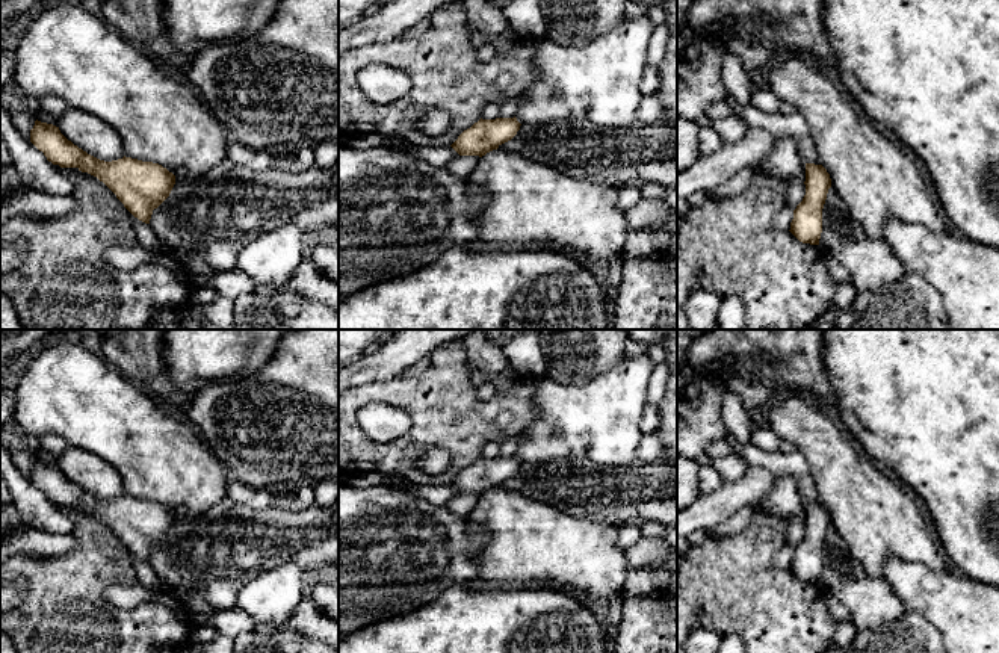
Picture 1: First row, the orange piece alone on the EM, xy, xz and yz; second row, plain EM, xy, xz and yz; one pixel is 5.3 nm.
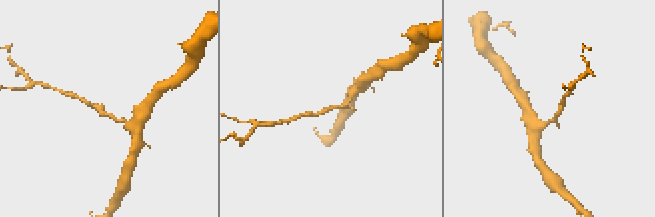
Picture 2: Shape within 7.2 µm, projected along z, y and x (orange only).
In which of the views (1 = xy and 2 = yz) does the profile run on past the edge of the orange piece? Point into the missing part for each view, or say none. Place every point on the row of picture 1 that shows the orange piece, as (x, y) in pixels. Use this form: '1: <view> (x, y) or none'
1: none
2: none

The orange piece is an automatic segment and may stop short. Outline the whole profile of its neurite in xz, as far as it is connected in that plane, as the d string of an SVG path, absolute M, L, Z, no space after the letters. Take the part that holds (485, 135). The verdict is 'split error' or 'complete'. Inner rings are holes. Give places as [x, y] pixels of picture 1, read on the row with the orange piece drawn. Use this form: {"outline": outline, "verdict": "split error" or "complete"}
{"outline": "M517 118L479 119L450 145L459 156L485 156L511 141L520 130Z", "verdict": "complete"}

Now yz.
{"outline": "M806 163L806 195L793 210L790 233L803 243L819 245L822 209L831 178L822 165Z", "verdict": "complete"}

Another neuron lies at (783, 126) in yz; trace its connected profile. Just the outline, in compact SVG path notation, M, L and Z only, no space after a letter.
M727 95L725 101L733 107L733 113L744 118L750 128L763 128L771 132L775 139L792 139L806 163L821 165L816 148L809 130L809 124L800 112L793 113L763 113L751 104L739 104Z

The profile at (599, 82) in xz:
M639 17L624 18L582 47L543 36L532 60L538 74L521 94L517 121L562 118L612 128L635 125L653 30L650 18Z

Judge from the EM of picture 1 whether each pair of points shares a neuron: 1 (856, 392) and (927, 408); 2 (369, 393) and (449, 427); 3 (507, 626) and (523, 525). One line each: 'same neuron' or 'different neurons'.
1: same neuron
2: same neuron
3: different neurons

